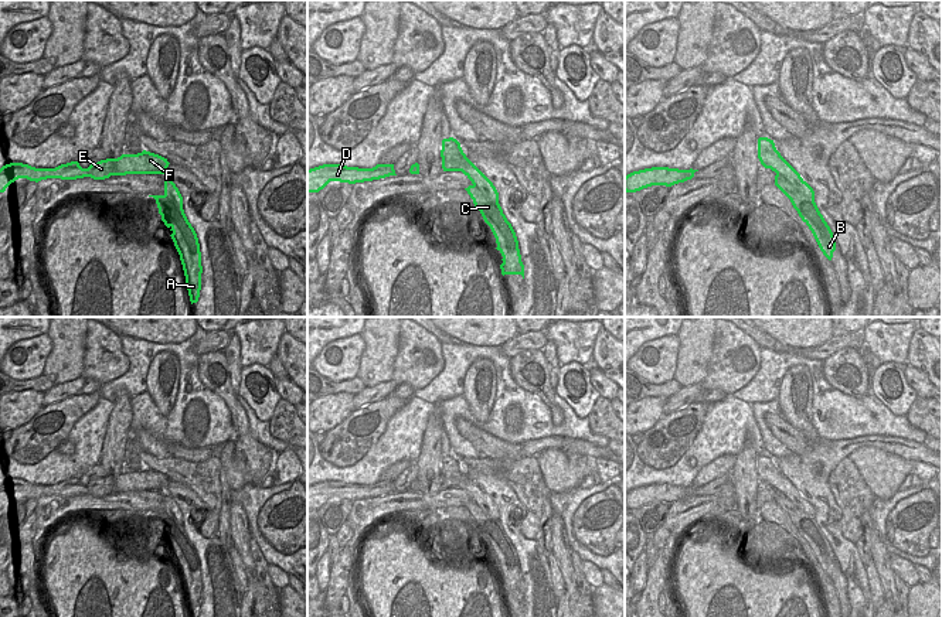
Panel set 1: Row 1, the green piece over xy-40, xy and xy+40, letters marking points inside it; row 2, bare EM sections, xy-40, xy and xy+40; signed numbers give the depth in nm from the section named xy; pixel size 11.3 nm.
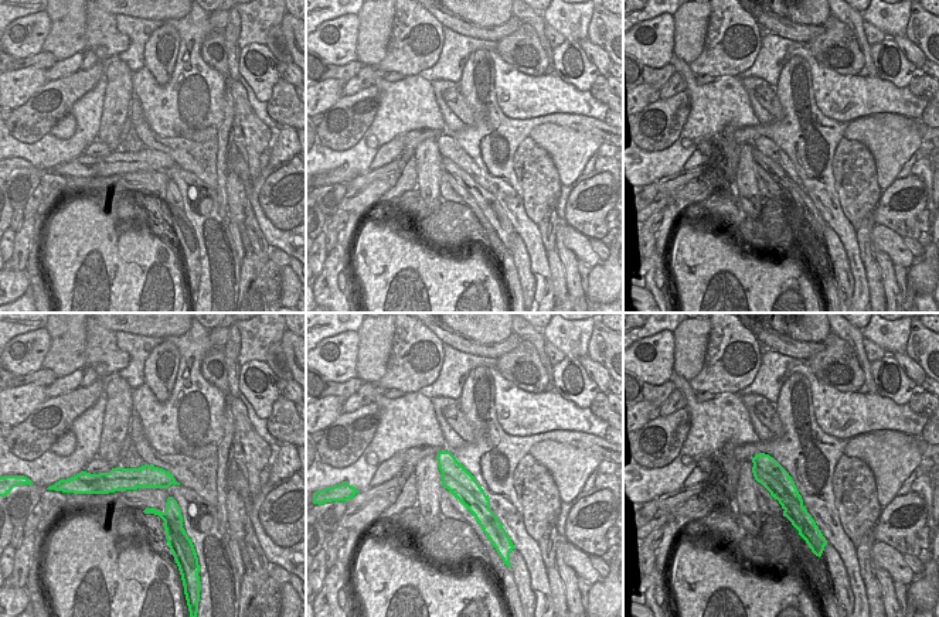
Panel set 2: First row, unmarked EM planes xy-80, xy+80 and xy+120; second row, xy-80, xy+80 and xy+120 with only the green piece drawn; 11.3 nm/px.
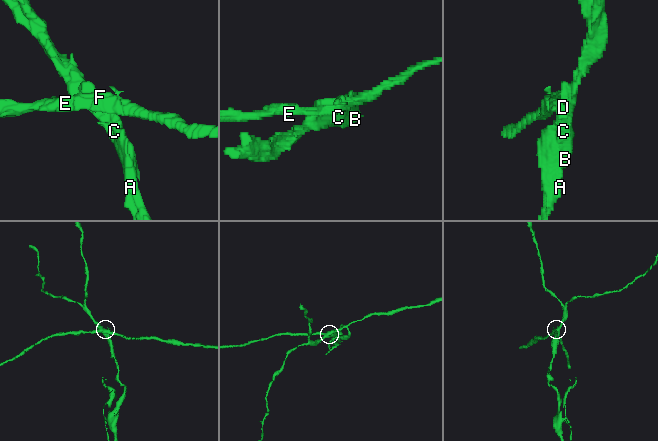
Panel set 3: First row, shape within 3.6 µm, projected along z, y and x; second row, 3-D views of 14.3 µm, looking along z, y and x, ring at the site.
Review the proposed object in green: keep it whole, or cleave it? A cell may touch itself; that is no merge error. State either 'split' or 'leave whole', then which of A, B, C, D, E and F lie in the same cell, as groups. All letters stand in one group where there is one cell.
split; groups A B C / D E F

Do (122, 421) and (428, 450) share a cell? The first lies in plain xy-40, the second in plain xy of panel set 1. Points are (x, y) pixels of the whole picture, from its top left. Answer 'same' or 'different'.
same

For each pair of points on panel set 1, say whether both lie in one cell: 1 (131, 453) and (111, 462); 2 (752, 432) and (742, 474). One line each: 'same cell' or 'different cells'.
1: different cells
2: different cells

